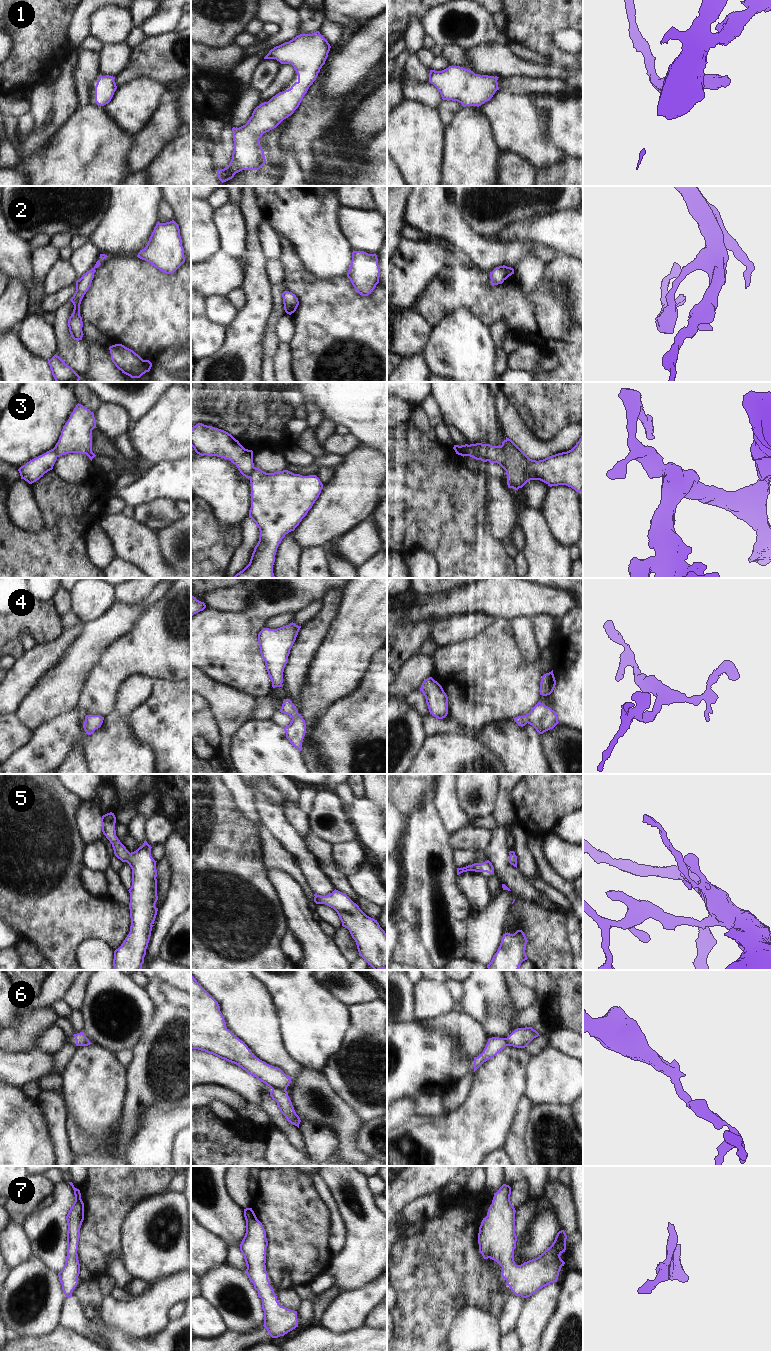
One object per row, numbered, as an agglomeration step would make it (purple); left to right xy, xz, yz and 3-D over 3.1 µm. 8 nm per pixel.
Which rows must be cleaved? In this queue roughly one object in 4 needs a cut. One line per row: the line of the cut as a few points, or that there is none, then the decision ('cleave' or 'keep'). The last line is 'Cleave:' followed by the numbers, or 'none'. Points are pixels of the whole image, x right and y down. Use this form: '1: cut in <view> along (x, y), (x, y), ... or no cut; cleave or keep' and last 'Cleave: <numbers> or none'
1: no cut; keep
2: no cut; keep
3: cut in yz along (468, 445), (476, 453), (488, 460); cleave
4: no cut; keep
5: no cut; keep
6: cut in xz along (272, 1089), (282, 1089), (285, 1091); cleave
7: no cut; keep
Cleave: 3, 6

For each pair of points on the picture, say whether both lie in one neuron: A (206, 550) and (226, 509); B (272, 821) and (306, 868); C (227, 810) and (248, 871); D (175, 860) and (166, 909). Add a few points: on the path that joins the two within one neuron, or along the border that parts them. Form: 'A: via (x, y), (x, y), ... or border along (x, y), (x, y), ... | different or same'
A: border along (206, 503), (210, 505), (223, 527), (240, 525) | different
B: via (284, 833), (303, 856) | same
C: via (227, 825), (227, 850), (233, 856) | same
D: via (177, 872), (177, 897) | same

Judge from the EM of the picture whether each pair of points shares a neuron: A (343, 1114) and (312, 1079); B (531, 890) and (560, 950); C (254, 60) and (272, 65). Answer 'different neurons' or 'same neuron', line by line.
A: same neuron
B: different neurons
C: different neurons

